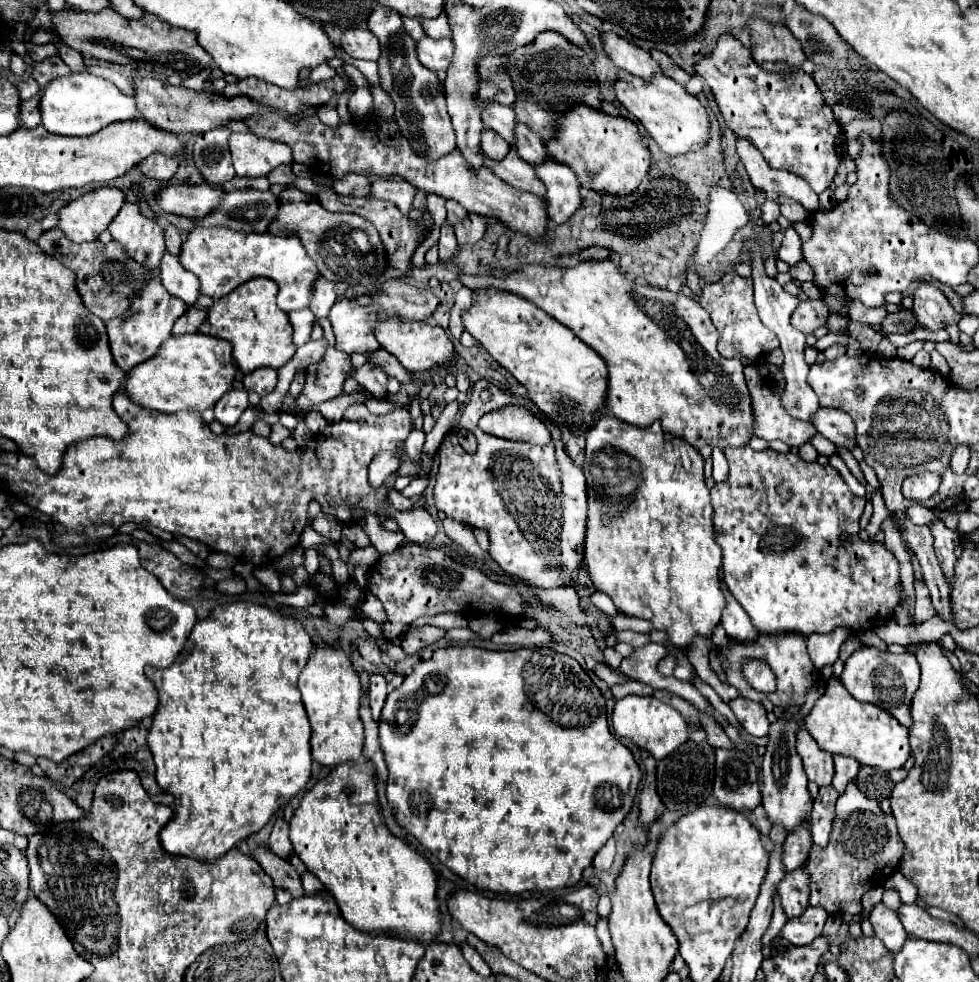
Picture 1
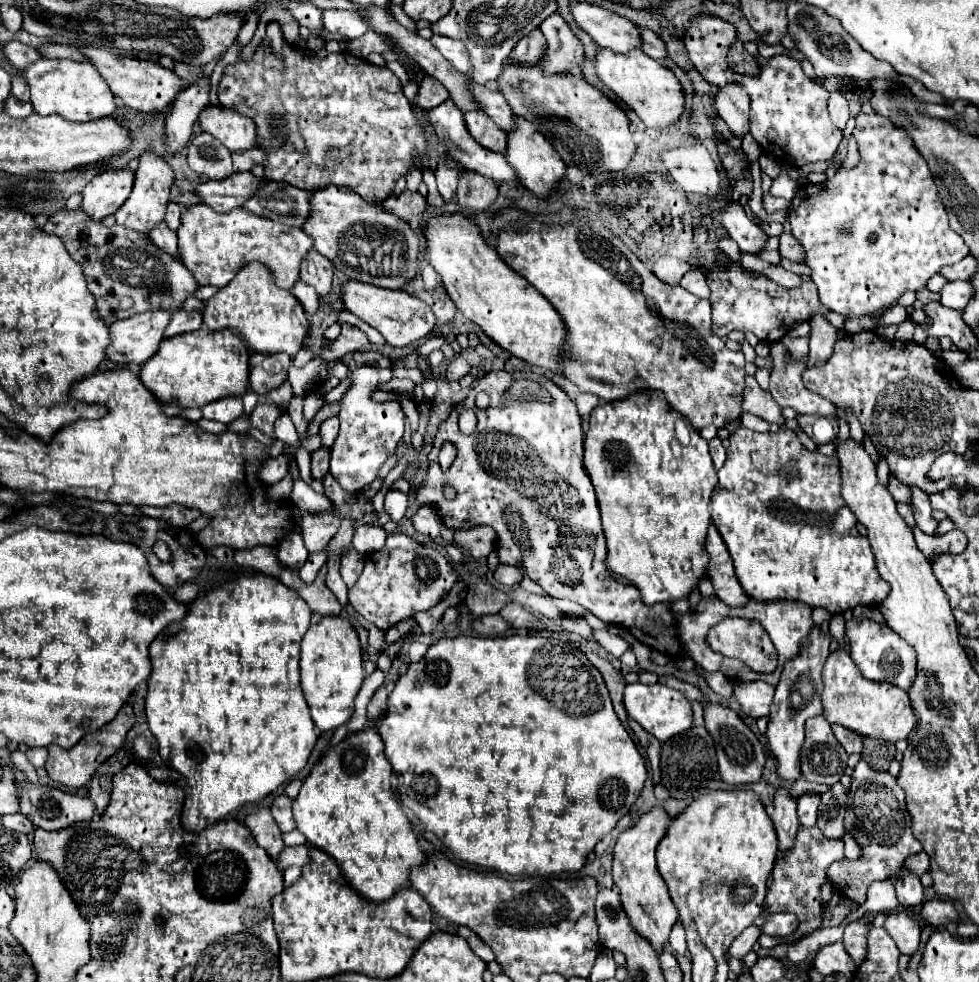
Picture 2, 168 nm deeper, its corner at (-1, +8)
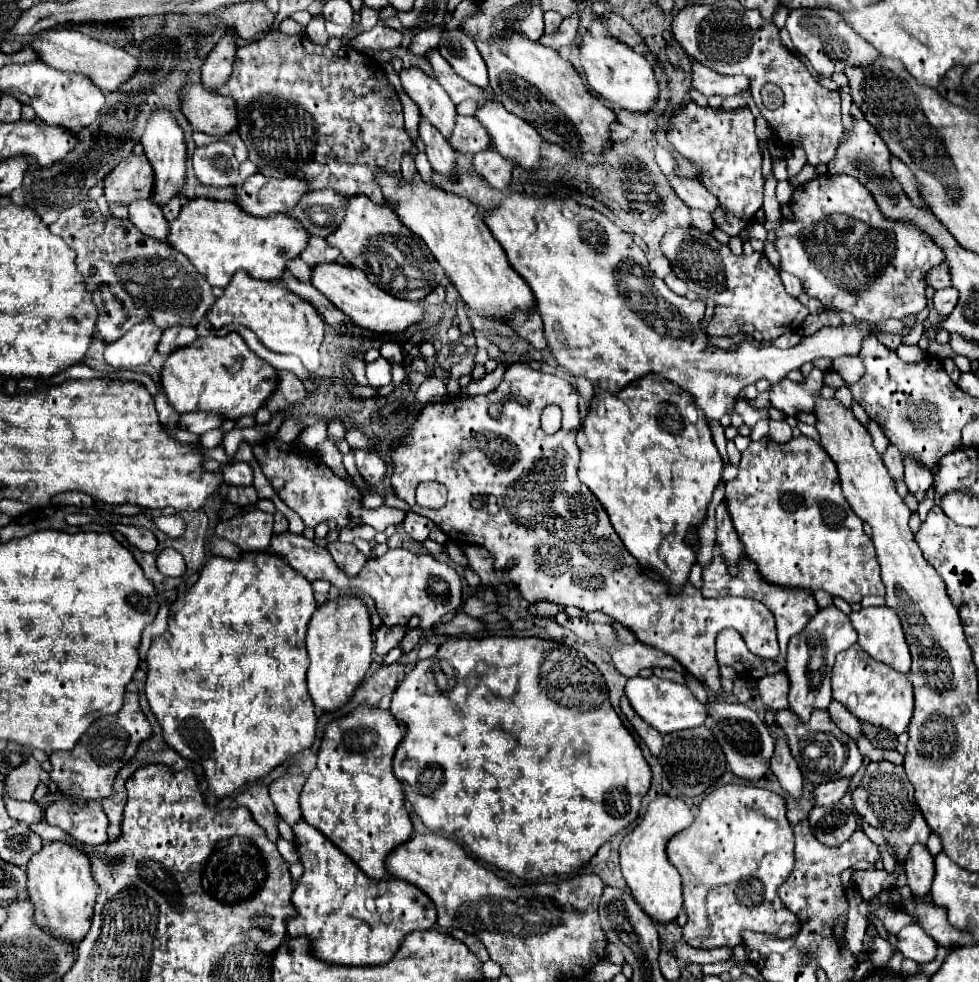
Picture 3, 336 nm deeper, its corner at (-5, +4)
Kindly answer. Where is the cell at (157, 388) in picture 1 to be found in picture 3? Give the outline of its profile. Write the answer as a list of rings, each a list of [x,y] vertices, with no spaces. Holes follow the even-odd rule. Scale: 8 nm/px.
[[[237,332],[197,338],[191,346],[175,350],[161,372],[163,390],[179,414],[213,412],[225,420],[255,414],[277,390],[277,370],[261,360]]]

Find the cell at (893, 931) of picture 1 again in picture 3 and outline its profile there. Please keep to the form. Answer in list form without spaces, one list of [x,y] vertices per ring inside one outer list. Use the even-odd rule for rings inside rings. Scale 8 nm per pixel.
[[[909,924],[899,930],[897,948],[905,958],[917,964],[931,962],[937,956],[937,942],[933,942],[933,938],[929,938],[917,924]]]

